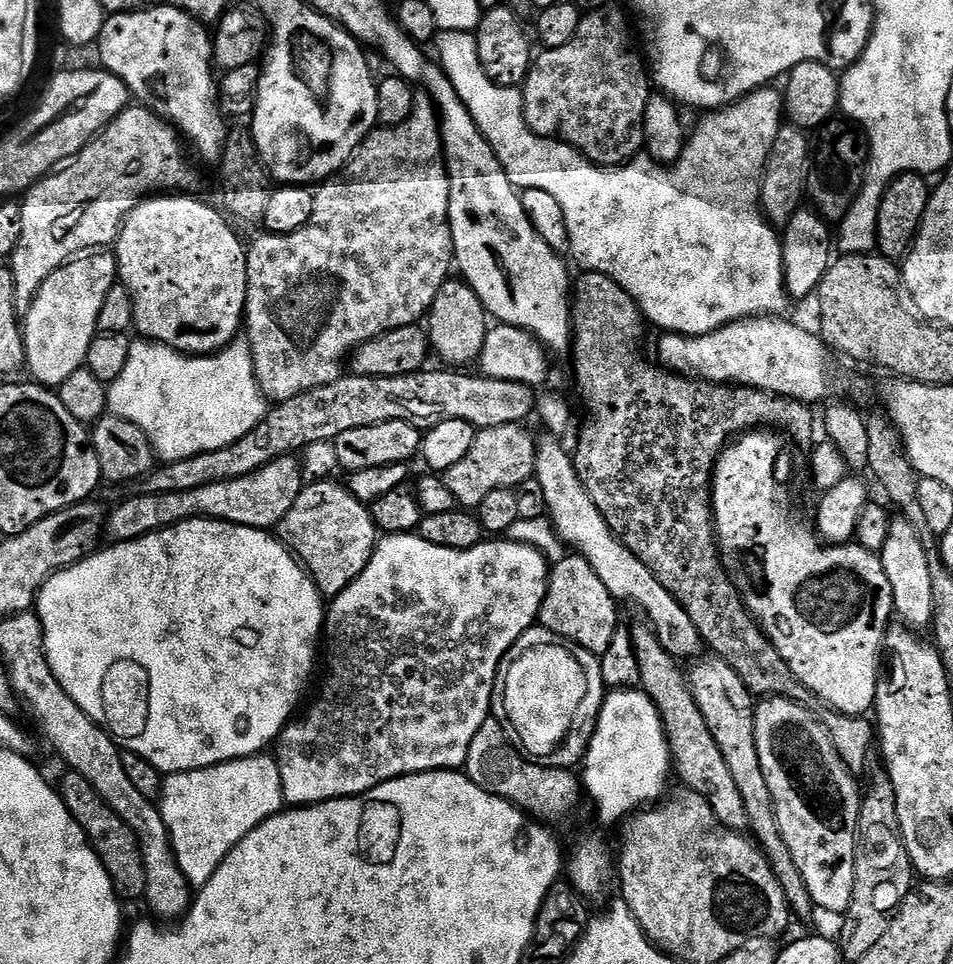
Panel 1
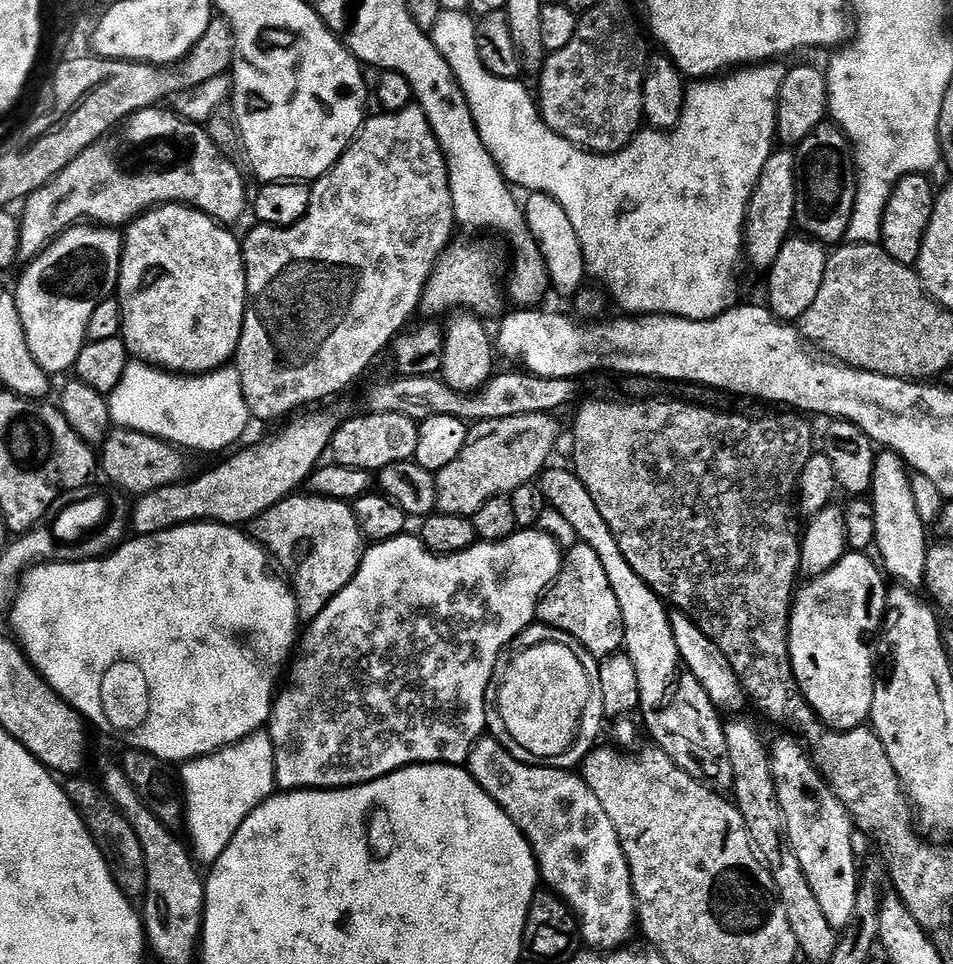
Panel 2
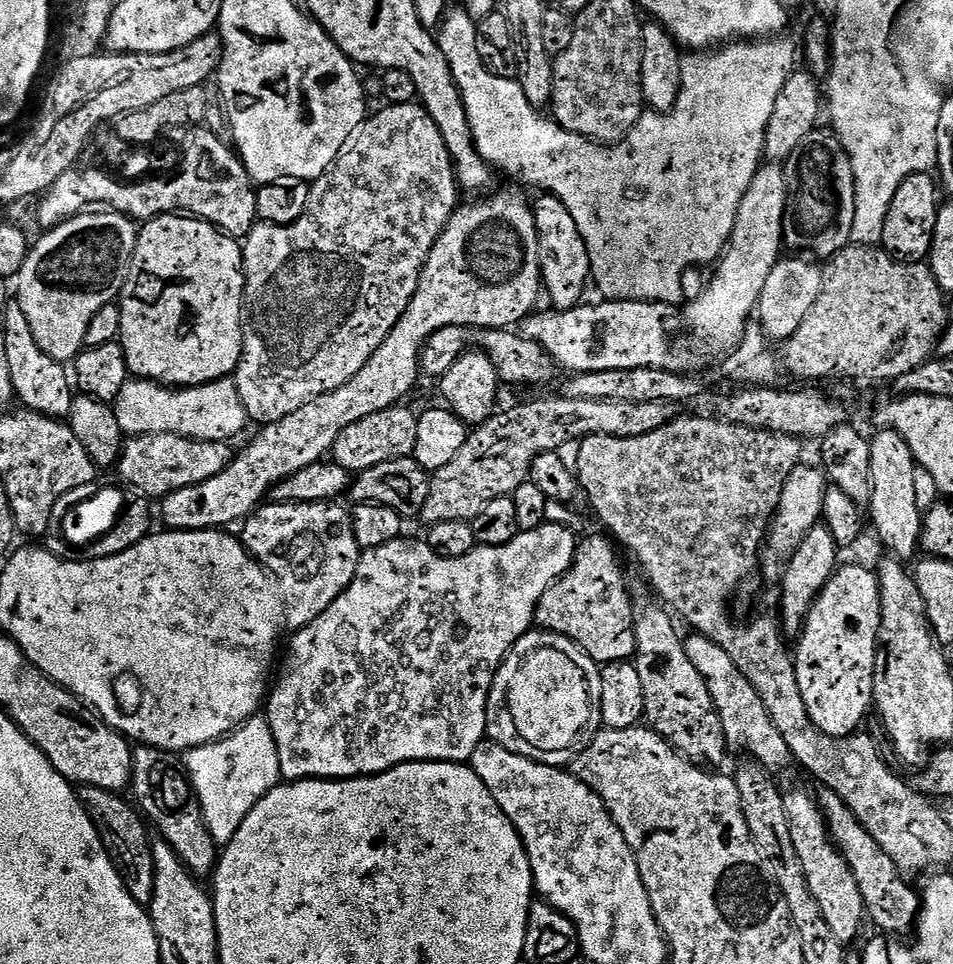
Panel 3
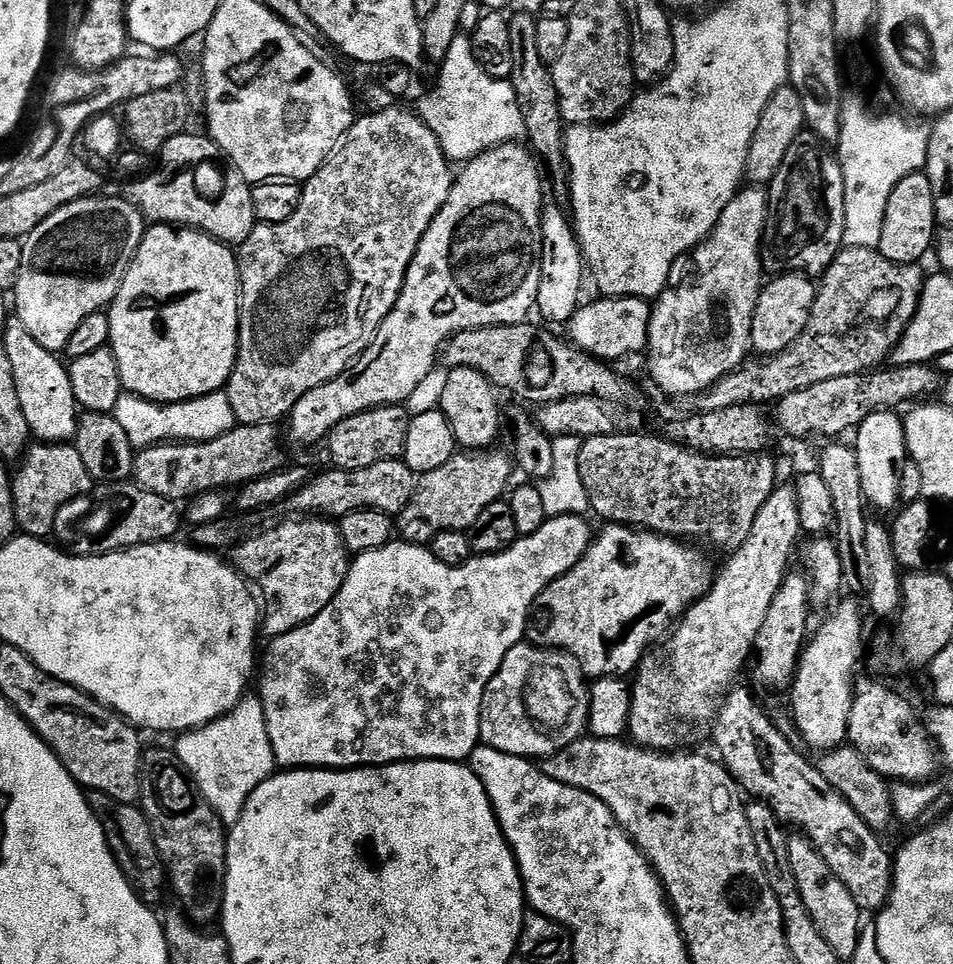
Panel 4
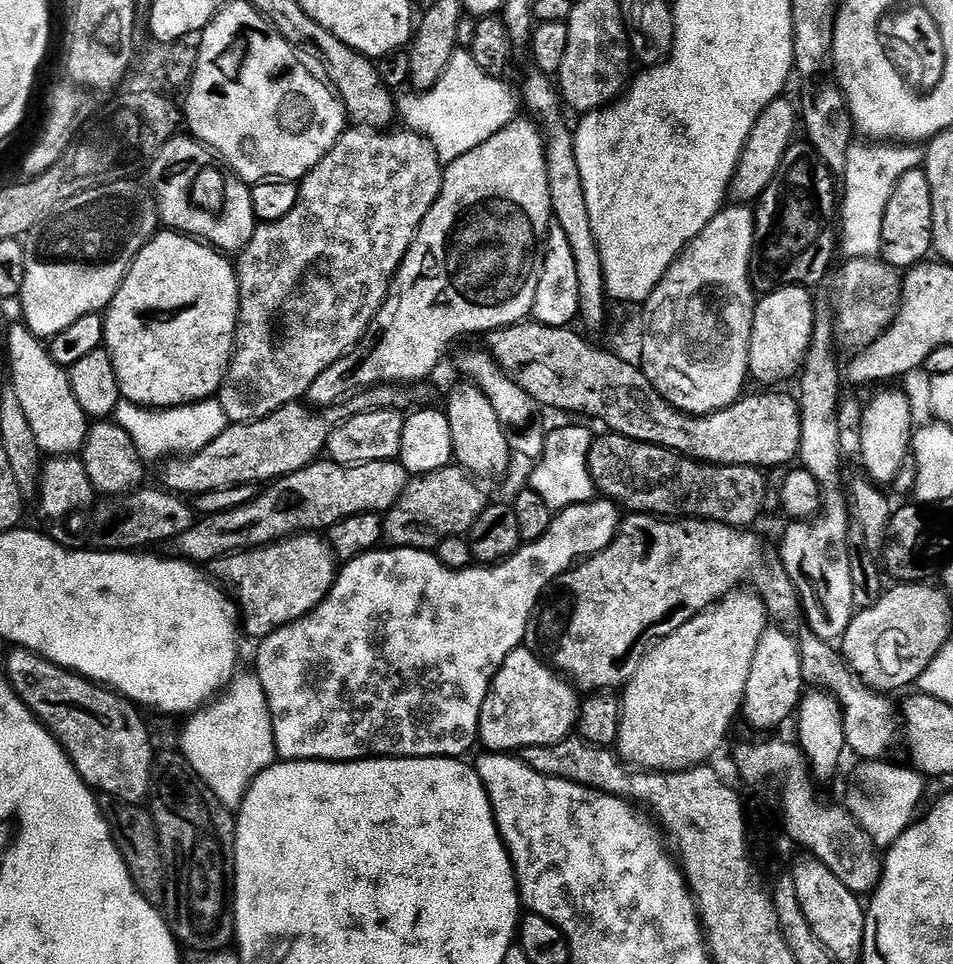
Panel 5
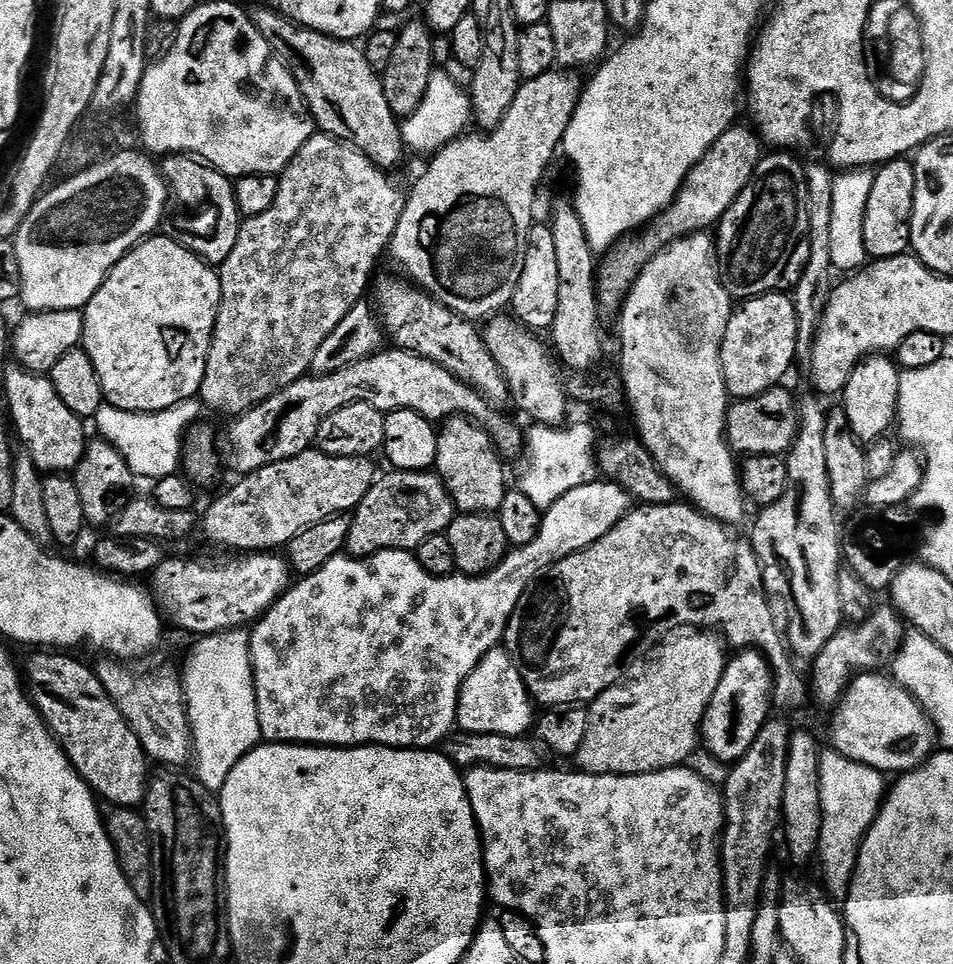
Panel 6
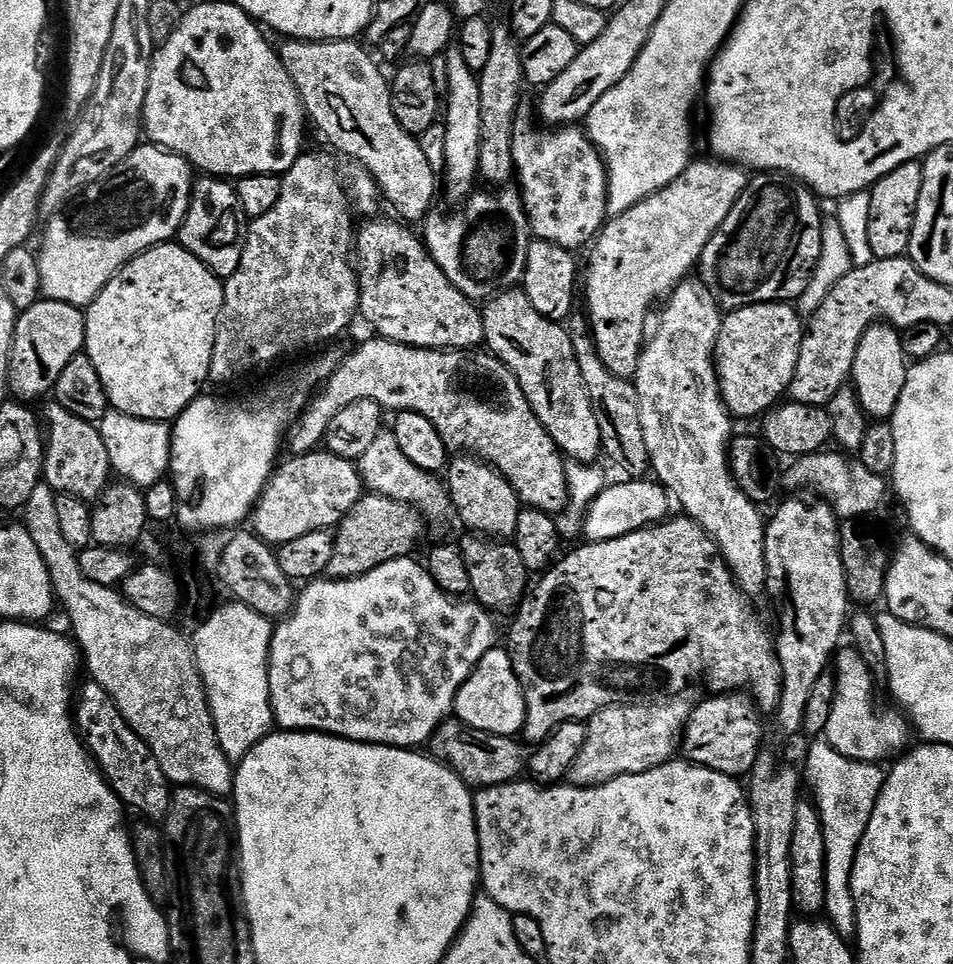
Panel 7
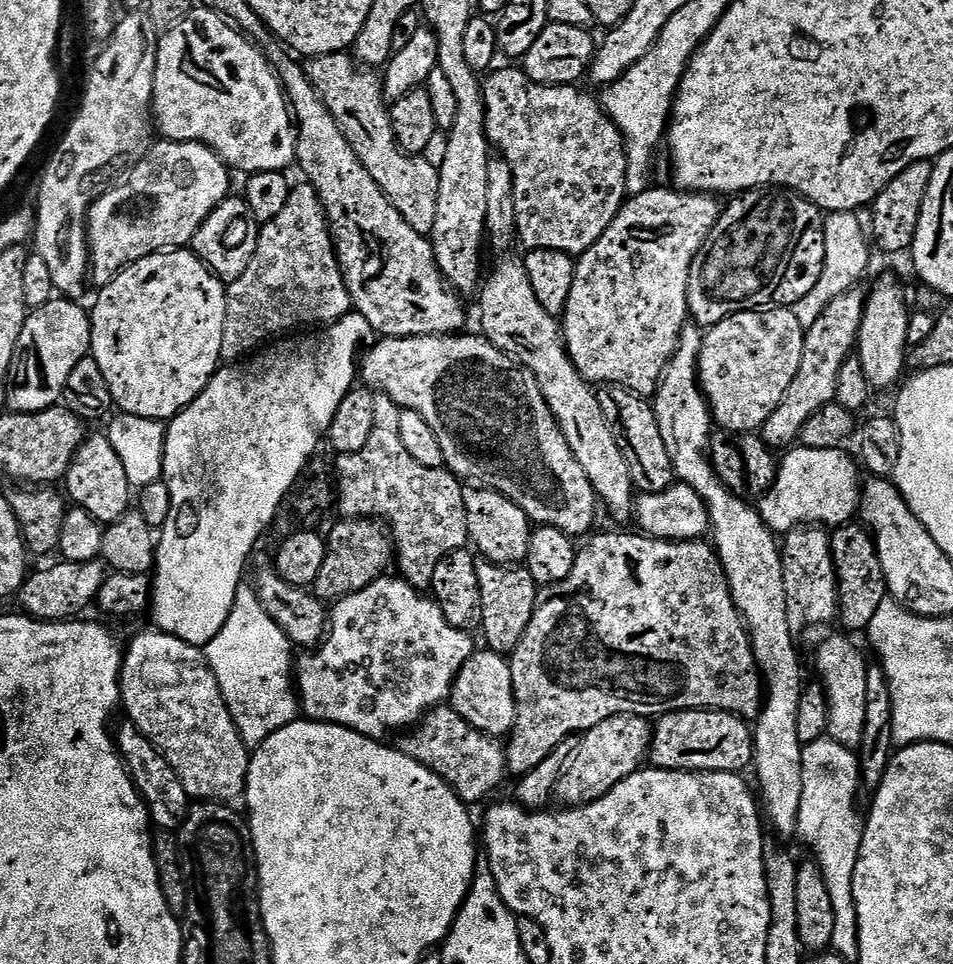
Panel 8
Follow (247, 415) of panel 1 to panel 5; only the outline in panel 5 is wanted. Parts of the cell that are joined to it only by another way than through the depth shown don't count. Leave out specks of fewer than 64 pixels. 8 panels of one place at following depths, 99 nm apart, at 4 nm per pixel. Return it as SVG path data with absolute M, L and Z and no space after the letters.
M209 398L198 404L183 404L180 408L141 408L139 404L121 402L114 413L115 423L130 434L141 461L187 458L193 453L210 446L218 434L228 429L226 410L222 410L219 399Z

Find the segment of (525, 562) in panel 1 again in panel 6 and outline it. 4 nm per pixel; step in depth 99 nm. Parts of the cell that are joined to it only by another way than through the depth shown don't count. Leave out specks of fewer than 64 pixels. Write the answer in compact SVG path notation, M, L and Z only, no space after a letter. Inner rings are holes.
M589 482L574 490L570 490L553 508L547 509L546 515L542 520L542 528L546 533L546 540L548 536L548 556L552 559L552 562L559 562L565 556L571 556L574 552L583 552L591 544L598 543L603 536L620 527L621 521L628 515L630 511L630 497L628 493L611 482L603 482L604 484L596 483ZM380 550L372 555L376 556L370 557L369 560L351 560L348 554L334 557L330 562L326 562L326 566L305 575L300 585L297 583L285 592L280 597L280 602L273 604L267 616L255 625L257 640L255 636L252 644L252 663L256 669L257 696L261 713L260 728L265 741L278 744L311 744L326 748L379 746L432 750L440 746L436 744L443 745L453 735L452 727L454 729L457 727L464 684L471 679L476 668L487 656L505 643L503 640L508 632L508 623L511 622L512 615L519 610L528 587L535 582L536 575L540 572L538 565L528 564L513 576L500 576L501 574L435 576L433 572L427 572L411 552Z

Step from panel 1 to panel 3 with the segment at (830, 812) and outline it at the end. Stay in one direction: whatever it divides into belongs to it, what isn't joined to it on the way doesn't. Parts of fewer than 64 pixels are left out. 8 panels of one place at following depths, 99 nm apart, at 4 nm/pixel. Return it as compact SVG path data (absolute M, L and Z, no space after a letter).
M788 792L784 798L786 806L786 814L788 821L792 827L792 837L794 838L794 850L798 854L798 858L802 862L802 870L806 882L810 886L810 894L814 896L814 902L818 902L818 910L822 910L822 918L826 918L826 926L830 926L831 933L834 938L838 938L838 942L845 946L851 945L850 942L860 932L860 927L866 924L866 913L864 911L864 899L858 890L858 884L848 864L845 863L843 856L840 854L839 848L836 847L824 818L824 813L820 811L817 801L812 800L804 792Z

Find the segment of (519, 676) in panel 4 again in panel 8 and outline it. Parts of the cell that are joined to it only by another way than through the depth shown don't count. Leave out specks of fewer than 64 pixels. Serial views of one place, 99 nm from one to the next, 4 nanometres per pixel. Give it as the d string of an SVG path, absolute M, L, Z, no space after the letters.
M491 650L473 652L470 659L461 665L451 683L450 707L479 732L497 734L496 732L505 731L504 733L507 733L517 717L516 701L513 698L509 676L505 657L501 653Z

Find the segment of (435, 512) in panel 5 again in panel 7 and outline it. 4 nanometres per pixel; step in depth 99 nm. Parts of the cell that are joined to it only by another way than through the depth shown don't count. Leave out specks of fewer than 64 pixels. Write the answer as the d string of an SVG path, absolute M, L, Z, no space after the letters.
M365 494L346 514L346 518L335 529L336 546L334 558L326 573L329 580L353 580L365 576L370 570L403 556L411 557L424 536L426 521L419 508L394 498Z

